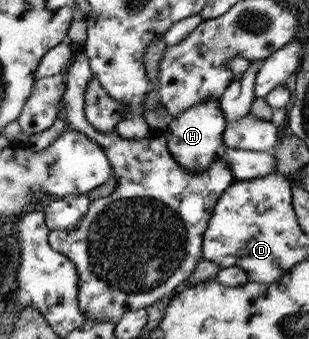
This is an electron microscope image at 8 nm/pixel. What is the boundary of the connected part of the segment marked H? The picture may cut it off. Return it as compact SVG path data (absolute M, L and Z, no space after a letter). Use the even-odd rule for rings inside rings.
M210 97L174 118L161 135L166 138L168 151L182 169L190 173L200 173L208 169L212 160L216 159L219 150L223 148L222 133L226 129L226 124L224 113L220 109L220 99Z

